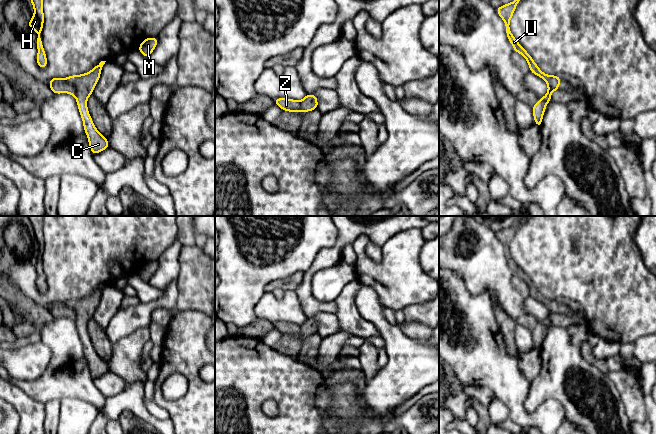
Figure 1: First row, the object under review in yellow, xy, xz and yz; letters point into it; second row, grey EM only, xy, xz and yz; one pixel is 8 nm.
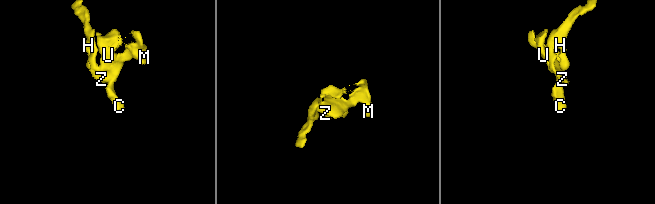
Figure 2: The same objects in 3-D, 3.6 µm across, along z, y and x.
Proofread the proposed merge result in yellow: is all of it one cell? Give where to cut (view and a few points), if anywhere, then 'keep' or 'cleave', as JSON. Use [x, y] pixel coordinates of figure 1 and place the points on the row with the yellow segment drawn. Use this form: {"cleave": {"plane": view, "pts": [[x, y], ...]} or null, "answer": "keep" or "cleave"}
{"cleave": {"plane": "xy", "pts": [[64, 79], [75, 88], [75, 95]]}, "answer": "cleave"}

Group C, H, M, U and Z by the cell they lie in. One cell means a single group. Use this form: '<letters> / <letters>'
C M U / H Z

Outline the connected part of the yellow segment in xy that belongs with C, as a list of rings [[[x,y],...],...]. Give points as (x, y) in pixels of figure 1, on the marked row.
[[[101,61],[91,71],[85,74],[71,75],[65,78],[69,84],[76,88],[75,98],[77,106],[93,155],[109,148],[108,139],[97,130],[87,108],[88,97],[93,94],[93,90],[99,81],[101,70],[105,62],[106,61]]]

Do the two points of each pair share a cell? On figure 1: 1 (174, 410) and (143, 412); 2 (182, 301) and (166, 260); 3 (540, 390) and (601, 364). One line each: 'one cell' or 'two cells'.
1: two cells
2: two cells
3: two cells

